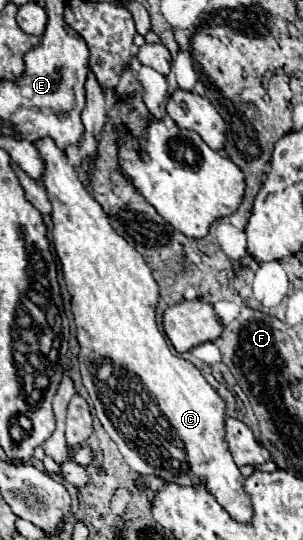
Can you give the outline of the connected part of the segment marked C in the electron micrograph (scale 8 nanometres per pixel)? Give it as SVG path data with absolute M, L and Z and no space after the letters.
M45 138L39 140L37 146L41 158L45 160L43 186L47 188L53 204L53 242L63 266L67 288L71 292L71 312L75 316L77 338L81 344L79 368L83 384L95 404L97 418L117 444L131 470L183 486L203 484L233 520L249 524L253 518L253 508L243 488L245 478L235 466L225 438L225 400L211 388L193 362L173 352L165 334L159 332L155 320L159 284L155 282L151 268L145 264L143 256L111 228L107 214L85 190L75 168L67 162L67 156L55 146L55 142Z

